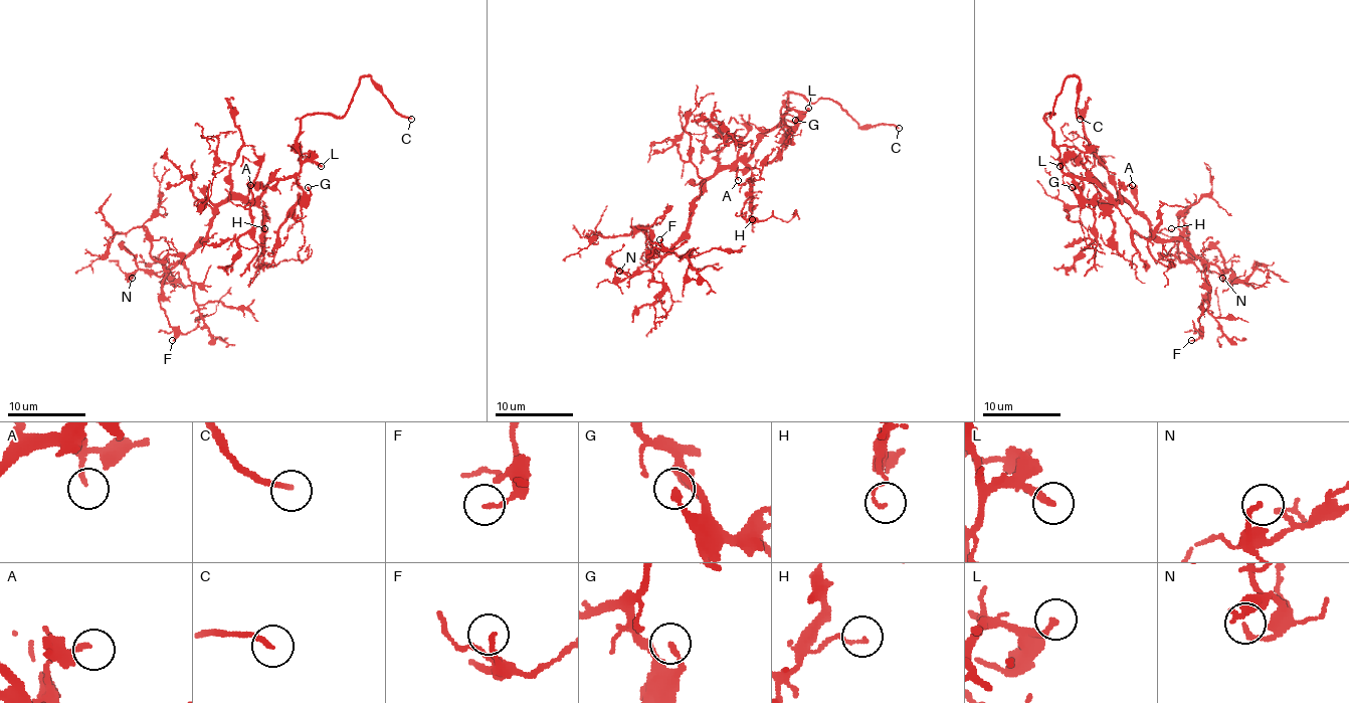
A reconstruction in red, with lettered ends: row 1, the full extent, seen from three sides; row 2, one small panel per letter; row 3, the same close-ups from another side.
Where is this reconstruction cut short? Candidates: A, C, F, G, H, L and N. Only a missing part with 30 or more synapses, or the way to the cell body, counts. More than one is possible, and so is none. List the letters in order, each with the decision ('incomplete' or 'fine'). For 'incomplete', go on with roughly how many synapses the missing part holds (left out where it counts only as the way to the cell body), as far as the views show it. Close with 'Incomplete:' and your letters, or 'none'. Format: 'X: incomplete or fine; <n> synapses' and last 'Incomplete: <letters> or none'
A: incomplete; 60 synapses
C: incomplete
F: fine
G: fine
H: fine
L: incomplete; 80 synapses
N: fine
Incomplete: A, C, L

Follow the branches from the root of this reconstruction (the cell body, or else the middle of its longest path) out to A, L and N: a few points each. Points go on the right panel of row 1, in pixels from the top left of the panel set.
A: (1117, 199), (1123, 187), (1132, 185)
L: (1117, 199), (1113, 201), (1090, 179), (1068, 175), (1062, 170), (1064, 162), (1060, 166)
N: (1117, 199), (1125, 199), (1160, 238), (1181, 240), (1222, 276), (1228, 270), (1232, 274), (1226, 282), (1222, 278)

